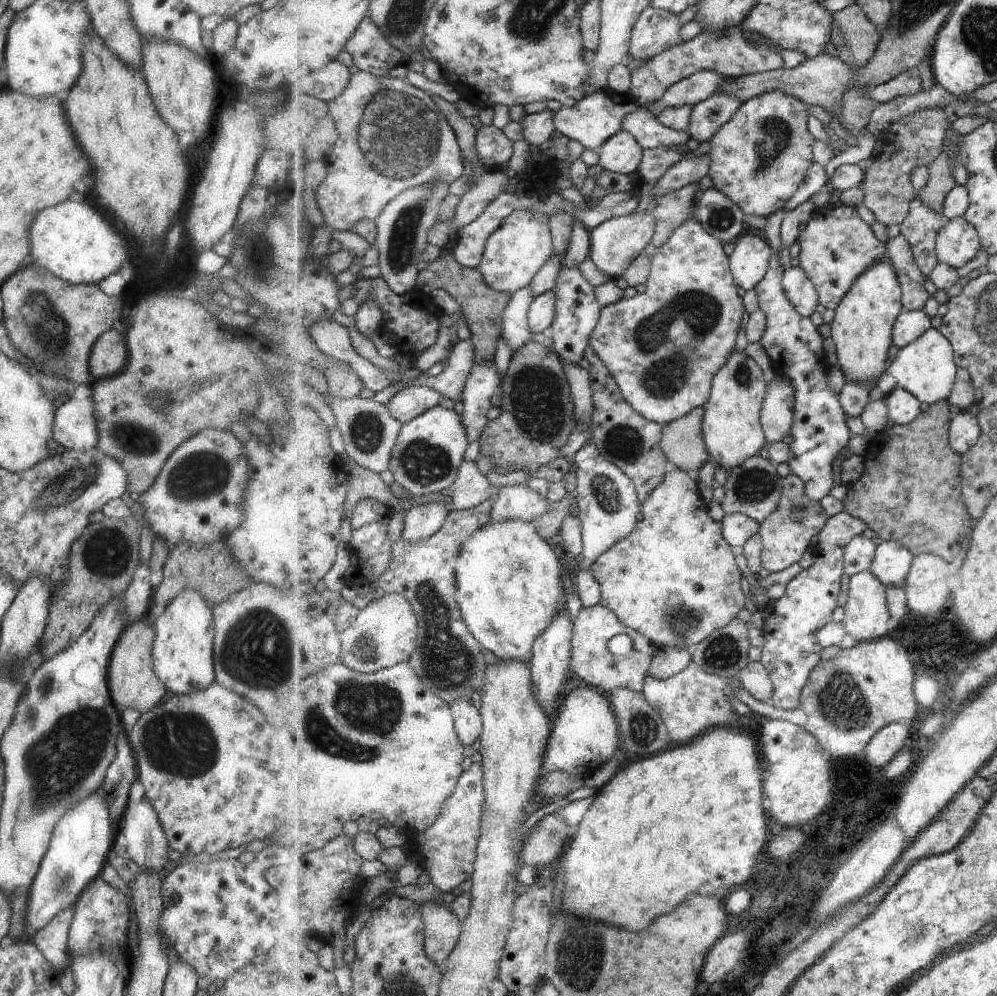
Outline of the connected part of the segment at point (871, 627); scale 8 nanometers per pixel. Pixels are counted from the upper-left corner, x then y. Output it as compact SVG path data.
M864 571L851 577L848 586L848 598L844 606L846 618L843 623L847 635L854 637L858 643L891 635L889 633L889 620L891 620L892 615L883 582L880 582L879 578L876 578L870 571Z

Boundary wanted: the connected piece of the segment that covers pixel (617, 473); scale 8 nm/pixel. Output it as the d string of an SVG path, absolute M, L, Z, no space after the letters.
M588 443L577 455L573 462L577 465L574 492L578 518L582 523L583 560L576 565L575 570L590 570L595 562L617 544L627 538L638 526L637 513L642 511L638 501L638 491L631 478L624 474L614 463L603 458L598 447Z

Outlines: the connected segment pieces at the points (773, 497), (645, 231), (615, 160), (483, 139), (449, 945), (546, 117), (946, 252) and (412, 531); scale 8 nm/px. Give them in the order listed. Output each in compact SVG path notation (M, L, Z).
M755 456L743 462L743 466L735 466L735 469L729 469L728 479L724 485L726 495L720 506L723 509L724 516L733 516L733 514L745 514L748 518L763 524L779 506L783 491L783 478L777 474L776 465L769 459Z
M633 212L602 223L591 234L590 260L610 279L616 280L650 246L655 237L657 218L651 212Z
M625 130L607 140L598 151L599 165L604 170L618 174L638 173L644 158L644 149L638 140Z
M494 125L481 127L475 138L475 152L489 164L502 164L513 156L513 142Z
M433 900L421 904L419 910L425 922L426 954L437 965L444 967L462 937L463 921L447 910L446 904Z
M546 109L538 114L525 115L519 120L521 126L523 126L525 142L532 150L534 147L541 148L546 146L552 137L555 136L557 132L555 129L555 113Z
M962 218L949 219L937 239L938 260L952 268L963 268L981 249L977 228Z
M425 503L412 507L405 515L402 539L407 542L421 542L431 538L443 528L449 514L445 503Z

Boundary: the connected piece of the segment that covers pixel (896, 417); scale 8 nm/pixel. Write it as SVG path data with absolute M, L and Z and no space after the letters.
M897 386L886 396L885 402L888 405L890 418L895 424L902 426L912 424L922 414L919 398L902 387Z

